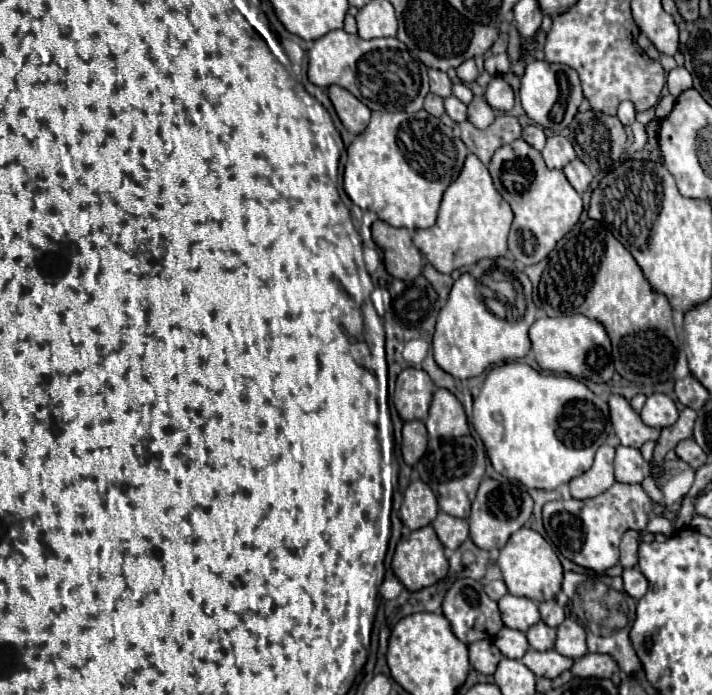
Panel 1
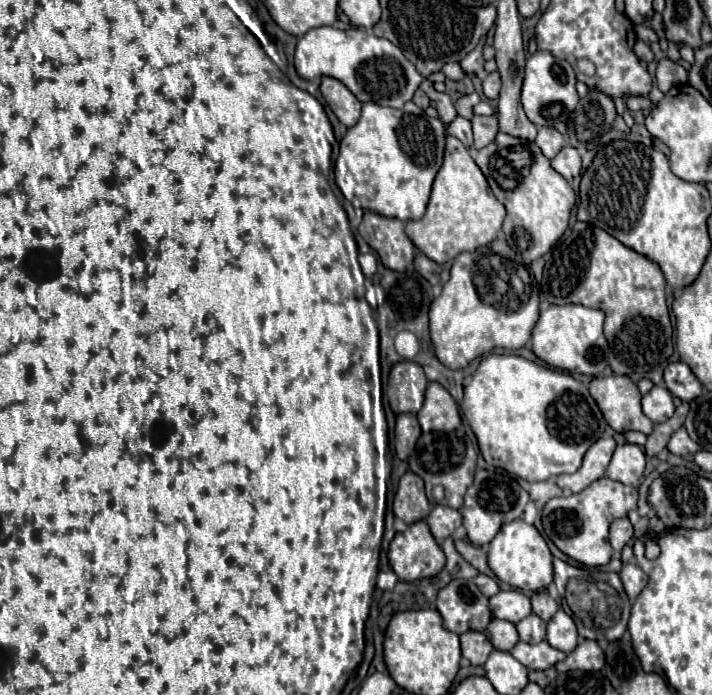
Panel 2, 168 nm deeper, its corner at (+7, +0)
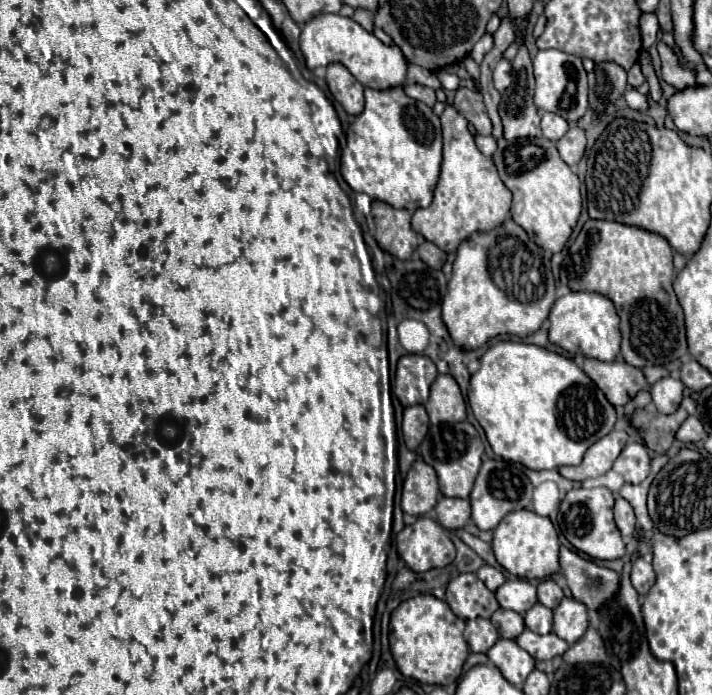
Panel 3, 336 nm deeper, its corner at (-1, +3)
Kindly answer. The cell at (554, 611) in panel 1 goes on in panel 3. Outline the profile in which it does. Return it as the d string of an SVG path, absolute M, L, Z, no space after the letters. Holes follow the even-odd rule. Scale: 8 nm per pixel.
M545 579L545 581L541 581L537 585L537 597L539 597L541 605L545 605L547 609L553 611L559 605L559 601L563 599L563 591L561 591L561 587L555 581Z

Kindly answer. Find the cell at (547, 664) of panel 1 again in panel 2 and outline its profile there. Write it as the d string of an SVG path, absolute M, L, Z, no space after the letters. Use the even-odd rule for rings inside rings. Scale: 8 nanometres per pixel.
M541 640L537 644L517 642L511 648L511 654L529 670L547 670L549 666L555 666L565 658L565 654L557 648L553 648L547 640Z

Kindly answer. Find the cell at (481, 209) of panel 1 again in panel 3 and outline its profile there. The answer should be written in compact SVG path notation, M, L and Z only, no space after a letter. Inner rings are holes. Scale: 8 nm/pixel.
M447 105L441 115L443 125L443 163L441 177L435 187L433 203L427 209L413 213L413 229L427 241L435 243L445 253L457 251L457 247L471 237L471 233L485 233L499 227L509 217L511 191L503 185L491 157L485 157L473 143L467 119Z

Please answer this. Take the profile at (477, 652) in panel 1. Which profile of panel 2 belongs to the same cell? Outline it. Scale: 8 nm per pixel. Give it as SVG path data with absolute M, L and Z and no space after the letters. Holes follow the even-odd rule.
M465 632L461 634L461 652L471 664L481 666L493 652L493 644L489 642L485 632Z

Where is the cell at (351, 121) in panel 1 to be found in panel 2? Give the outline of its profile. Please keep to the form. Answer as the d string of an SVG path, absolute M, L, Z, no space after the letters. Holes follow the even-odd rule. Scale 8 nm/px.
M323 76L321 94L323 94L325 102L329 104L329 108L335 112L335 116L345 126L351 126L351 124L355 124L355 120L359 120L361 102L349 92L349 88L343 82L339 82L337 78L331 78L331 76Z

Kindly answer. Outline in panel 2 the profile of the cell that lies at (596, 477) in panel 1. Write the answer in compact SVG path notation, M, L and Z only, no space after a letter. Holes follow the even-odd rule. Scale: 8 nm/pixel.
M599 438L583 458L583 464L577 472L573 474L559 474L557 476L557 486L567 488L571 492L581 492L587 488L591 482L599 480L605 476L605 470L609 466L609 460L615 450L615 438Z

